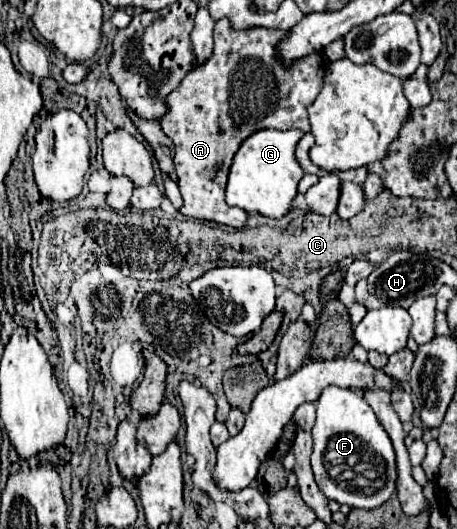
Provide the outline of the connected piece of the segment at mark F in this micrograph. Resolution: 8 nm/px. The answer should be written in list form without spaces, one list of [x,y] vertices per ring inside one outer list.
[[[327,386],[317,400],[317,422],[313,426],[311,466],[321,492],[351,508],[377,508],[395,490],[395,452],[375,412],[355,390]]]

